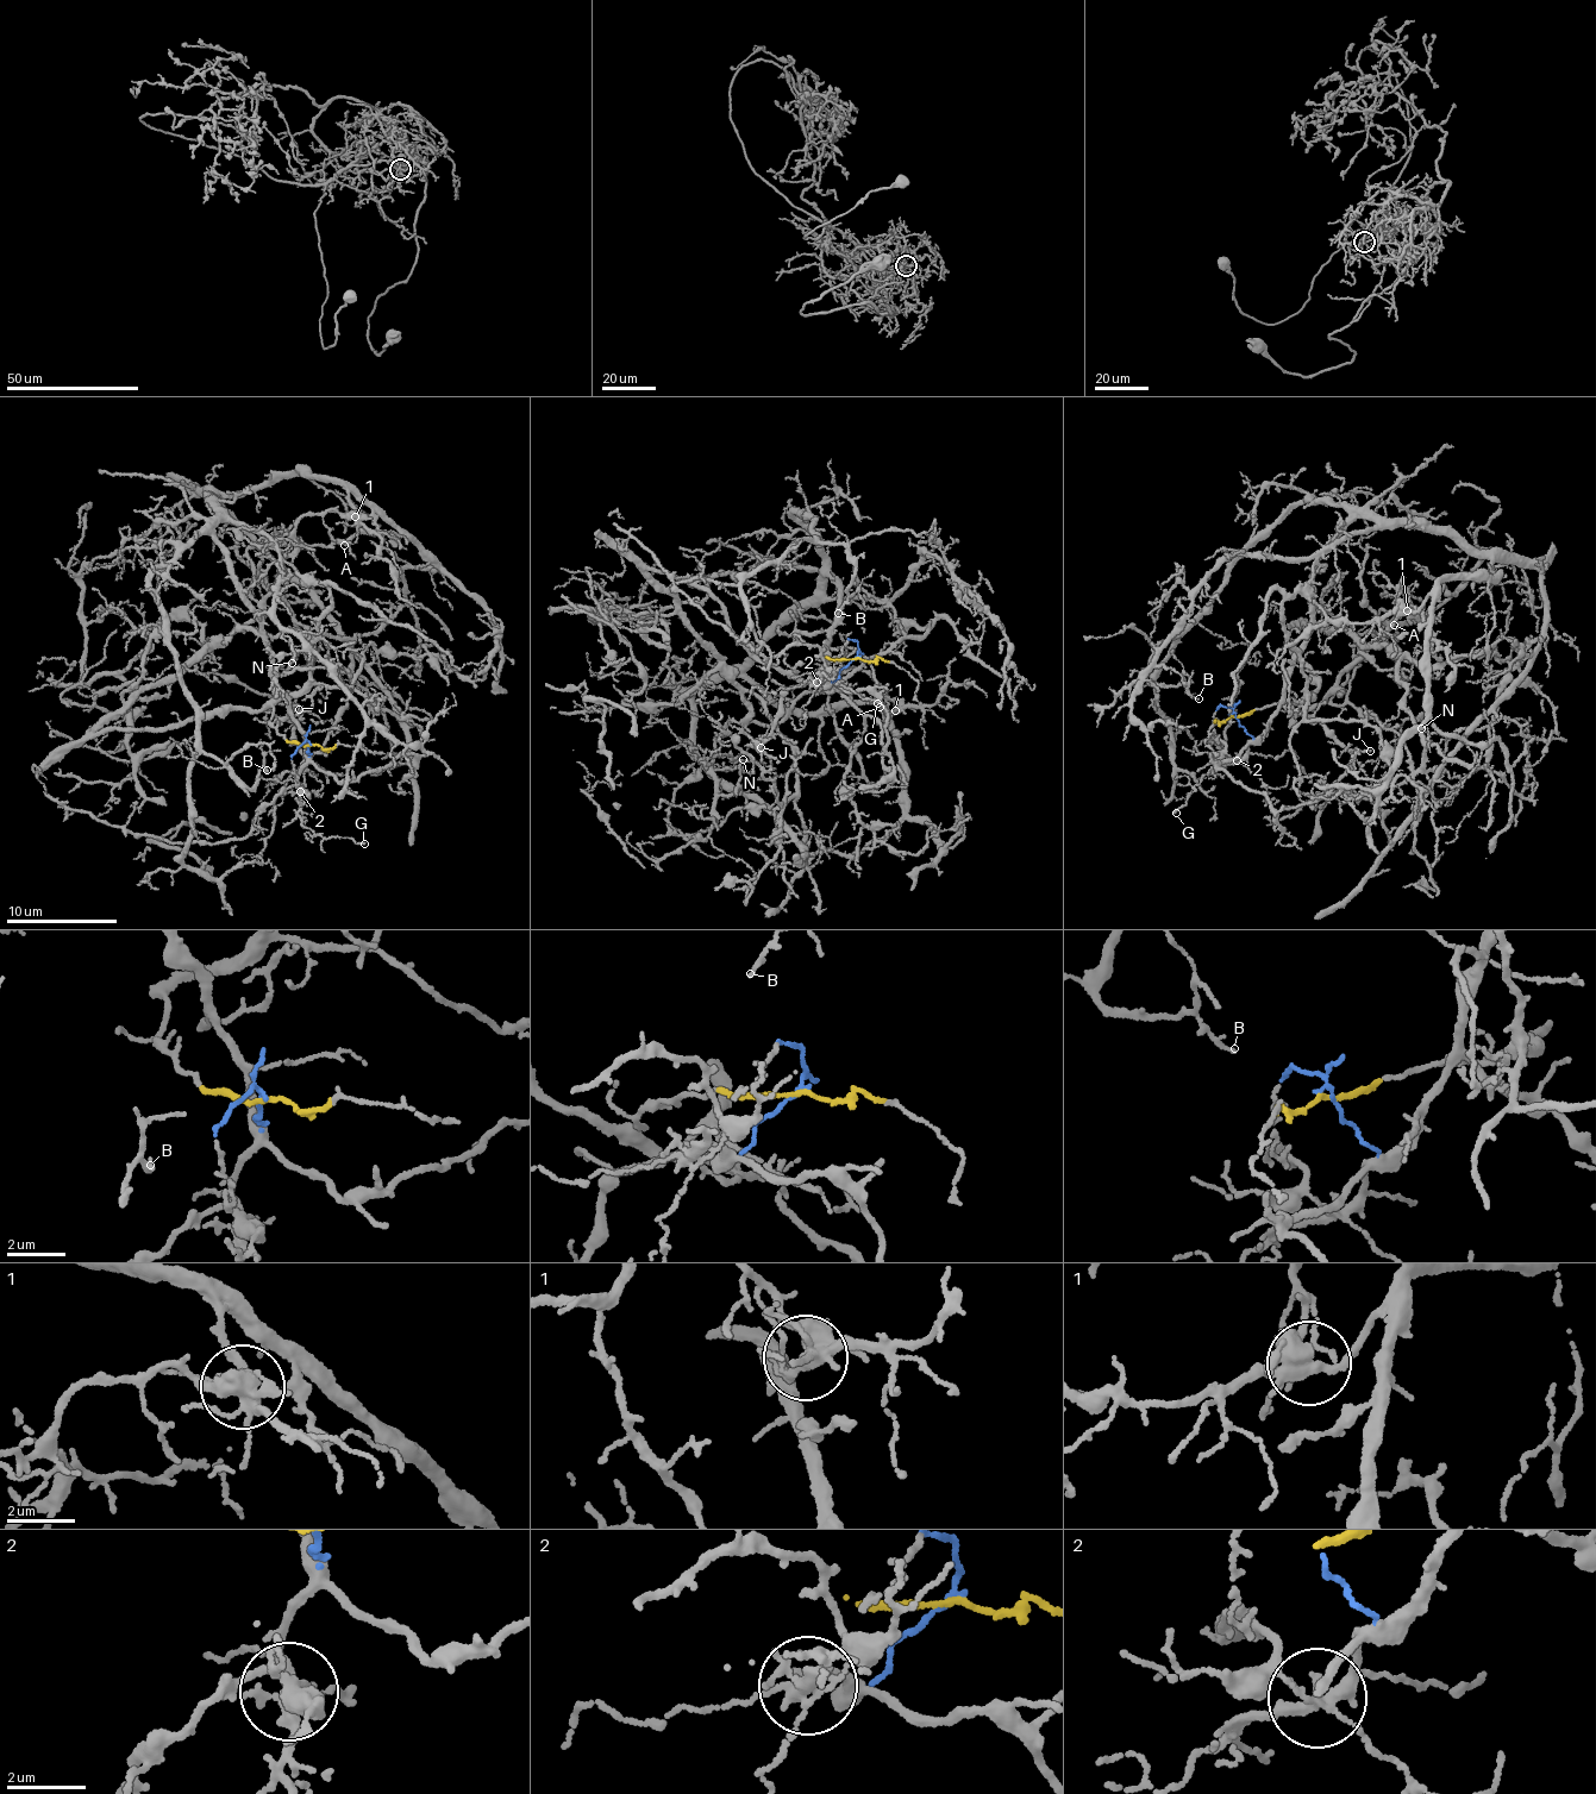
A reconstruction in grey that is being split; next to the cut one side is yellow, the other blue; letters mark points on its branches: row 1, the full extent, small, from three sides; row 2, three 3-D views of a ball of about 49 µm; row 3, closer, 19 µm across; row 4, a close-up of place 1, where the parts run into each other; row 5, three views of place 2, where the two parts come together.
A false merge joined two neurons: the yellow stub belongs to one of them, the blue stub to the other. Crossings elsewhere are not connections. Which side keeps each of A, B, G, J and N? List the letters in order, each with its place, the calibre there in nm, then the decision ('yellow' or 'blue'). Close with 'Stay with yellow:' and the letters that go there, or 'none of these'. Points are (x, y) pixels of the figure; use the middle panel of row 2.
A: at (880, 707); 90 nm thick; blue
B: at (838, 613); 140 nm thick; blue
G: at (877, 703); 120 nm thick; blue
J: at (761, 747); 150 nm thick; blue
N: at (743, 759); 120 nm thick; blue
Stay with yellow: none of these

